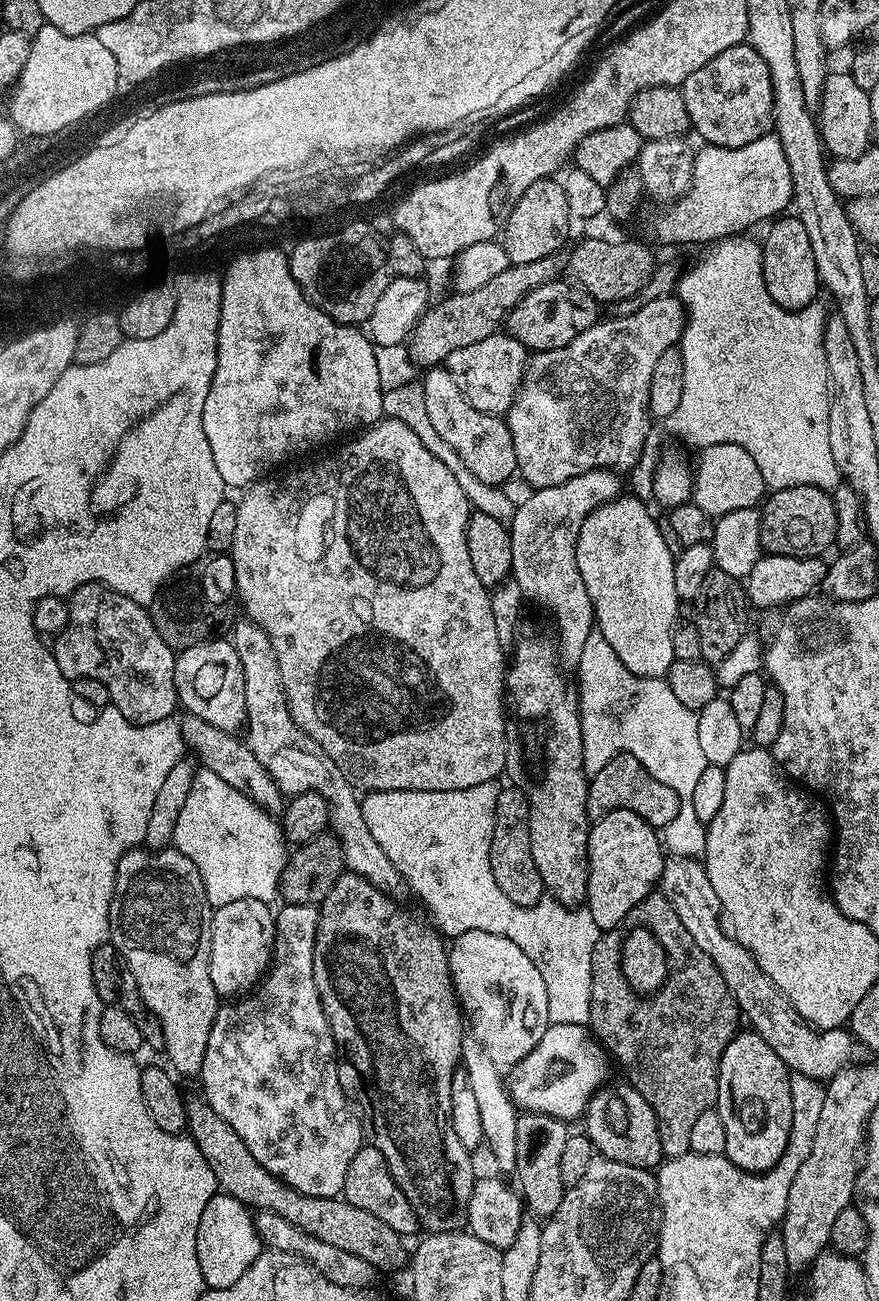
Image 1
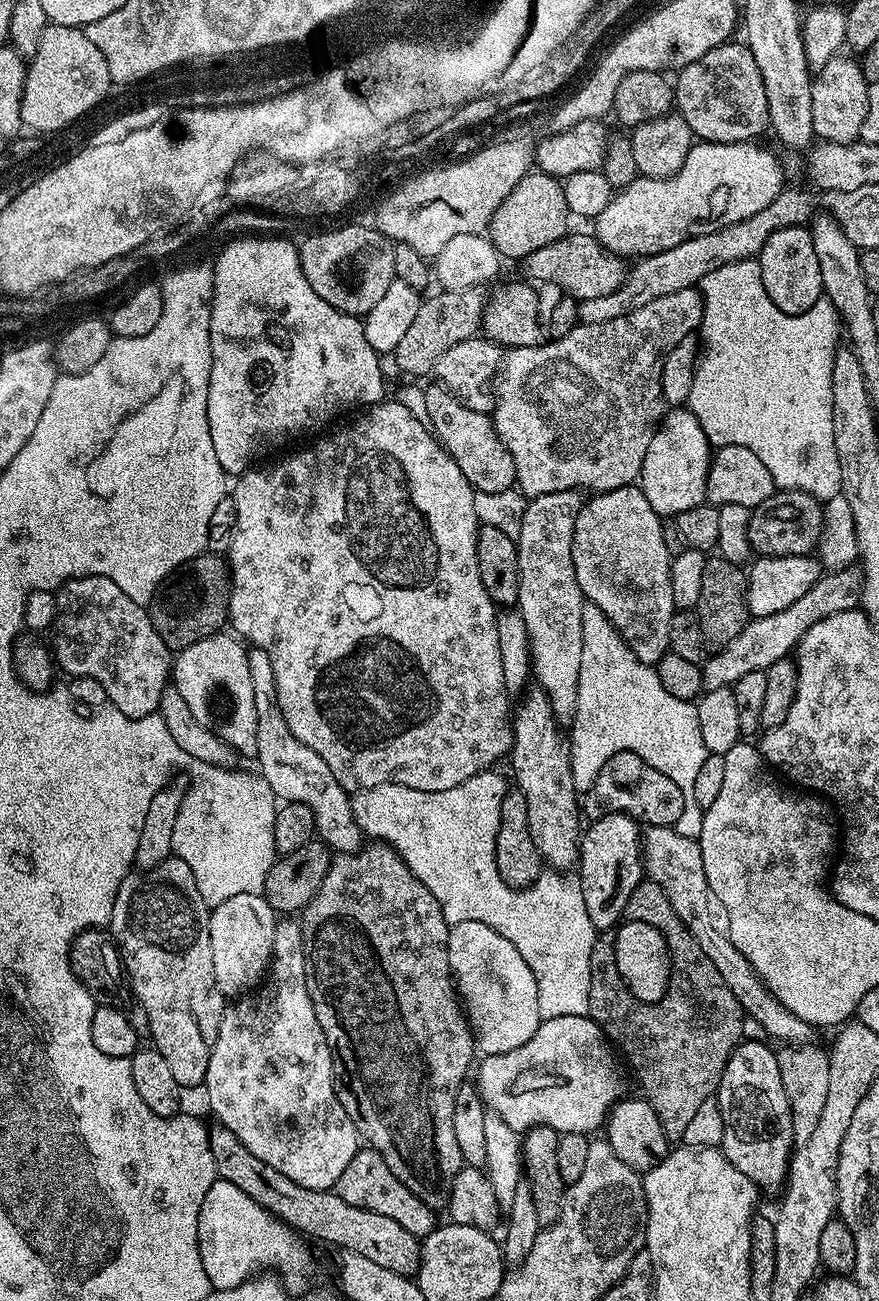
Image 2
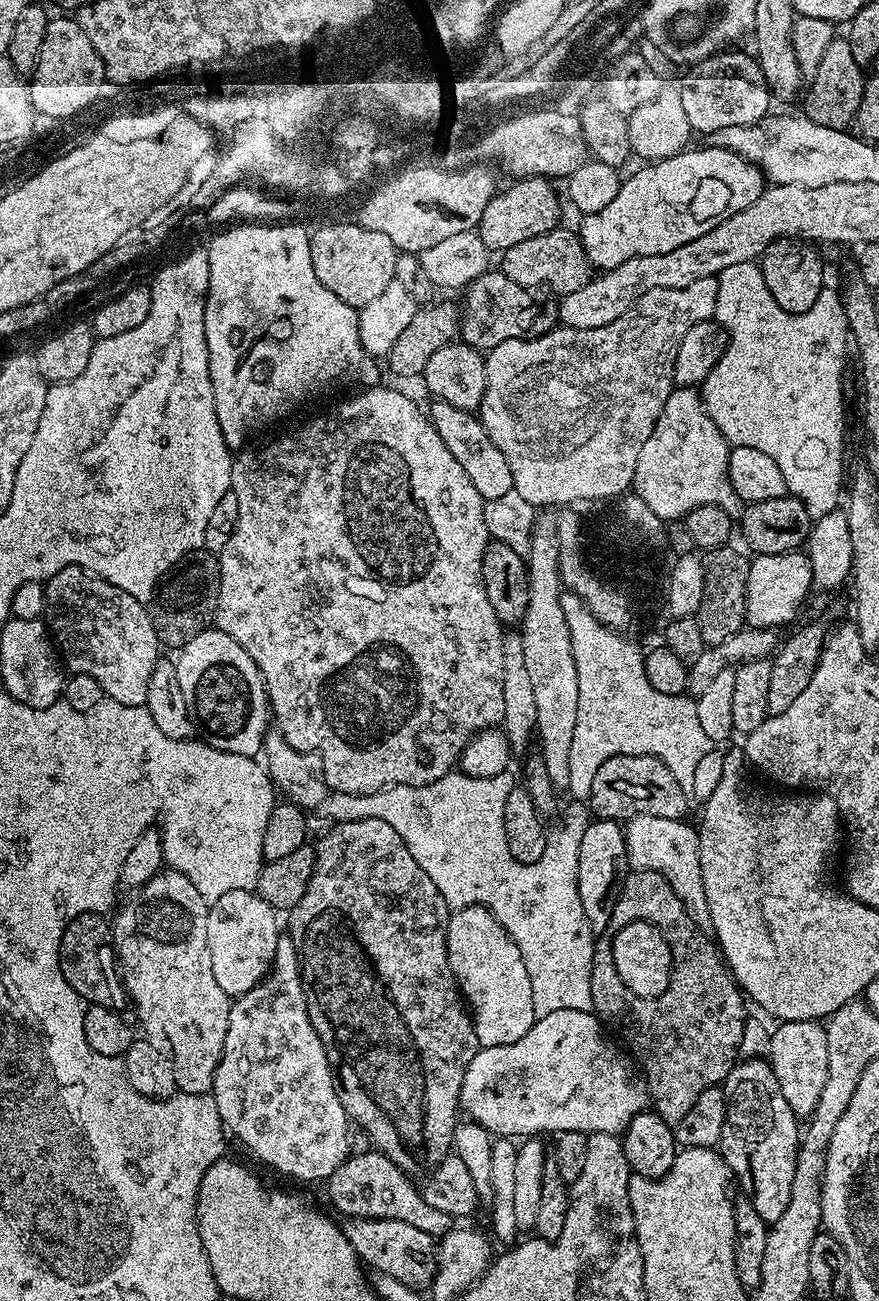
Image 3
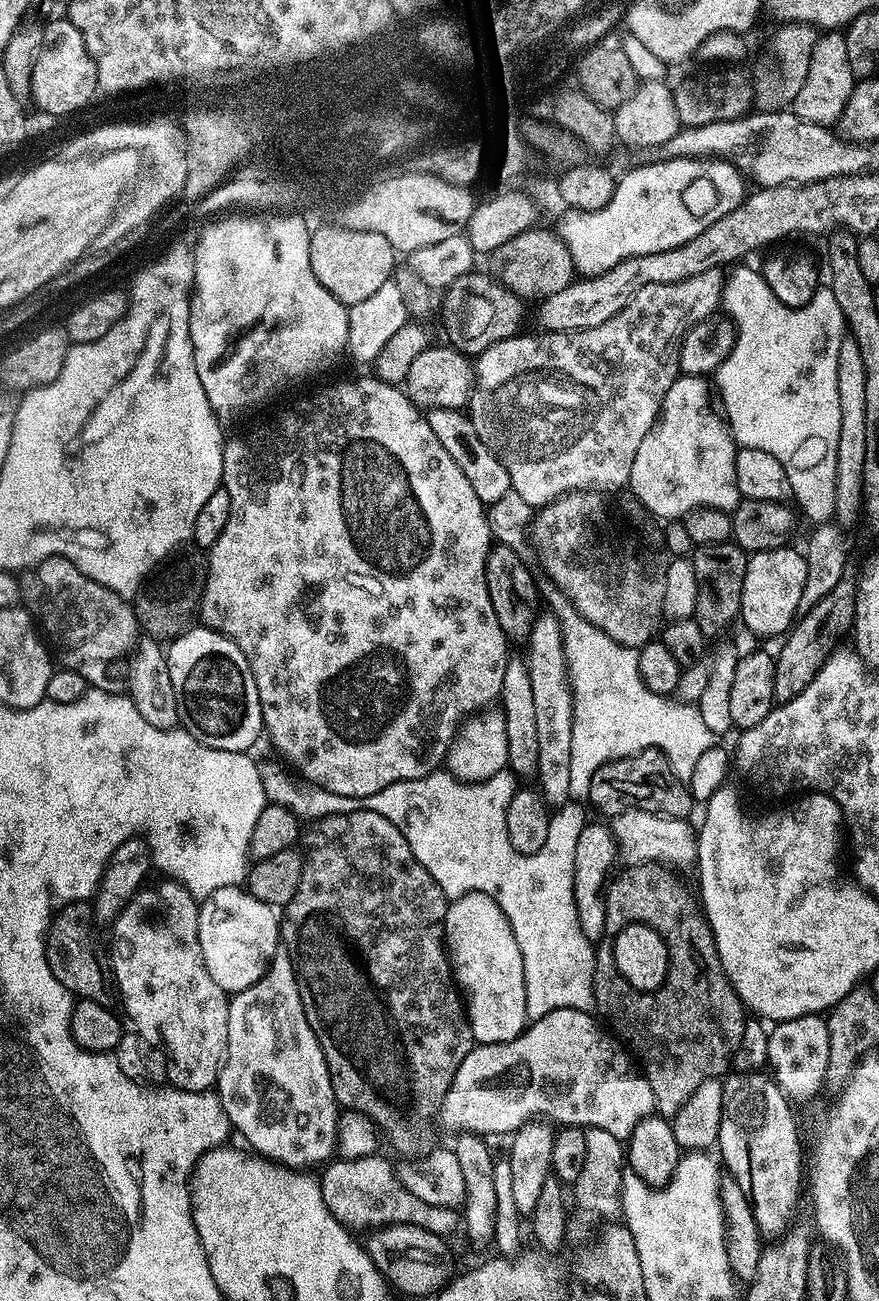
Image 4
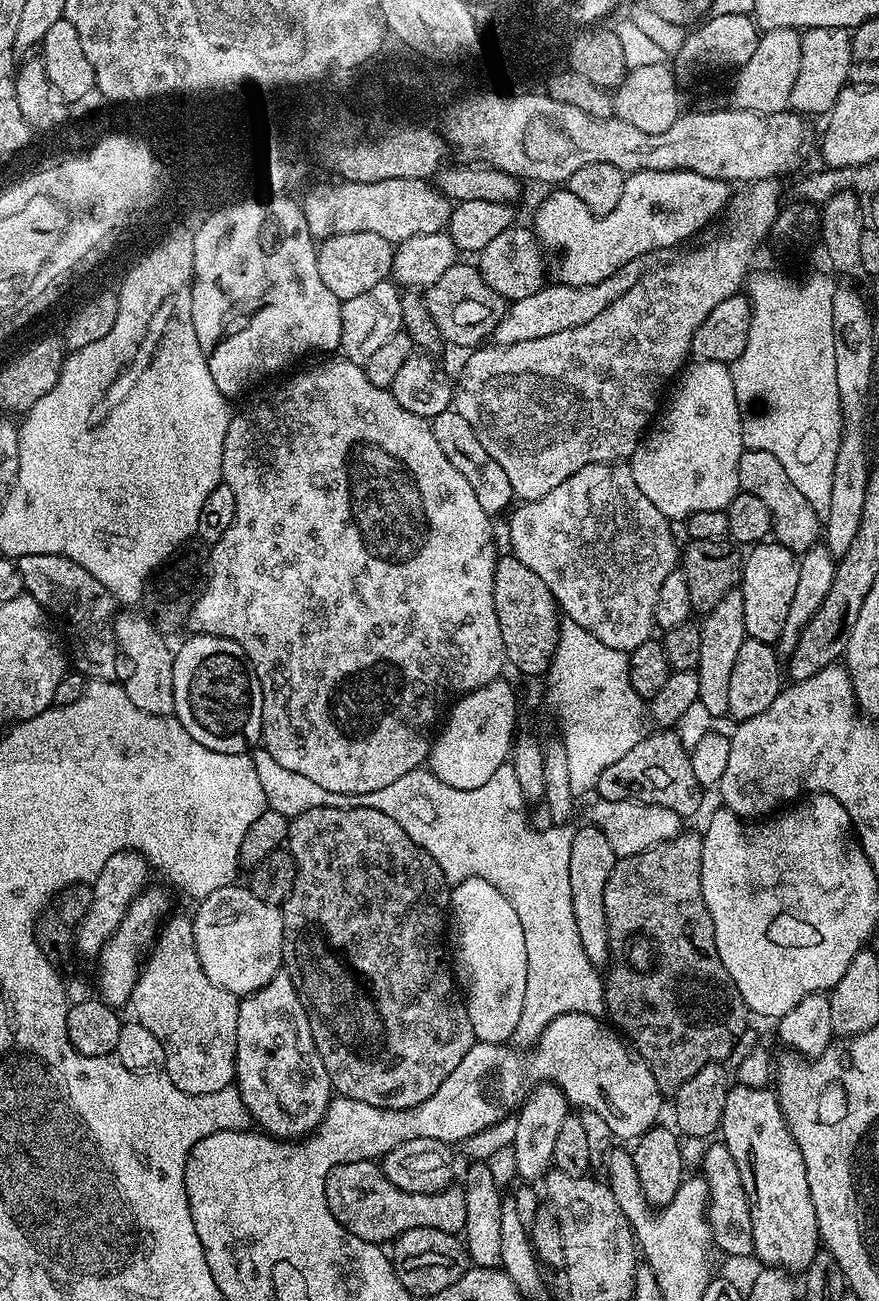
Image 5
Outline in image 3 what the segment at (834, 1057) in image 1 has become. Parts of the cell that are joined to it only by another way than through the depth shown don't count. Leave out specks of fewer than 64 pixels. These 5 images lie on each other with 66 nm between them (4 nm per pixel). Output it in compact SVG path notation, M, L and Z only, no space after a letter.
M641 812L629 815L624 829L624 850L626 860L632 863L633 869L654 870L670 882L670 886L690 914L694 922L702 929L712 923L710 906L706 902L706 886L702 882L700 865L700 833L684 820L658 818L654 814Z

